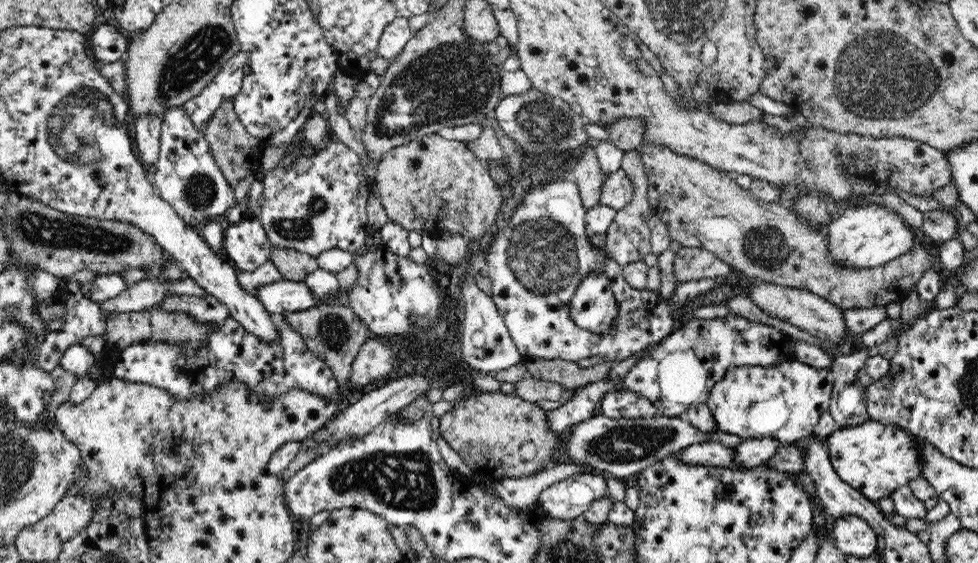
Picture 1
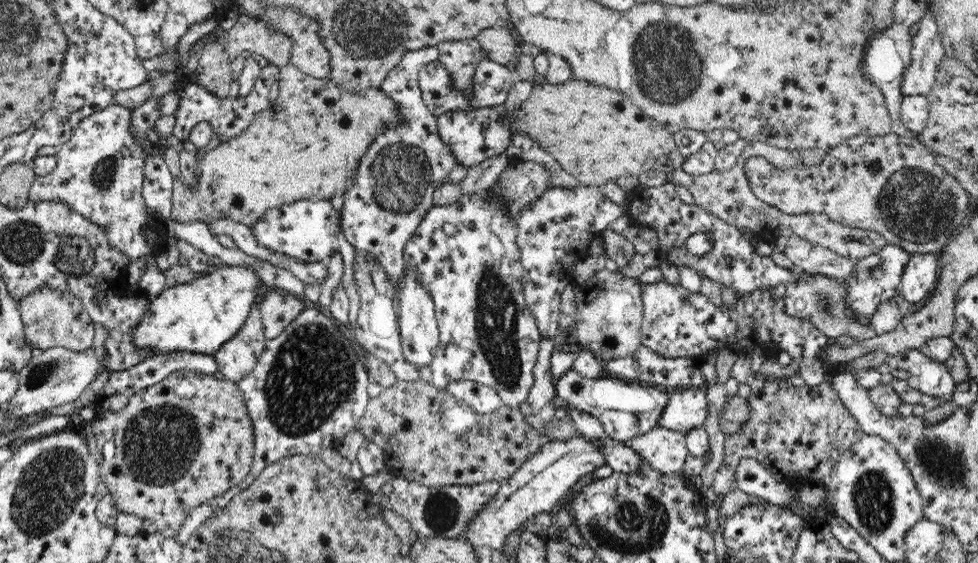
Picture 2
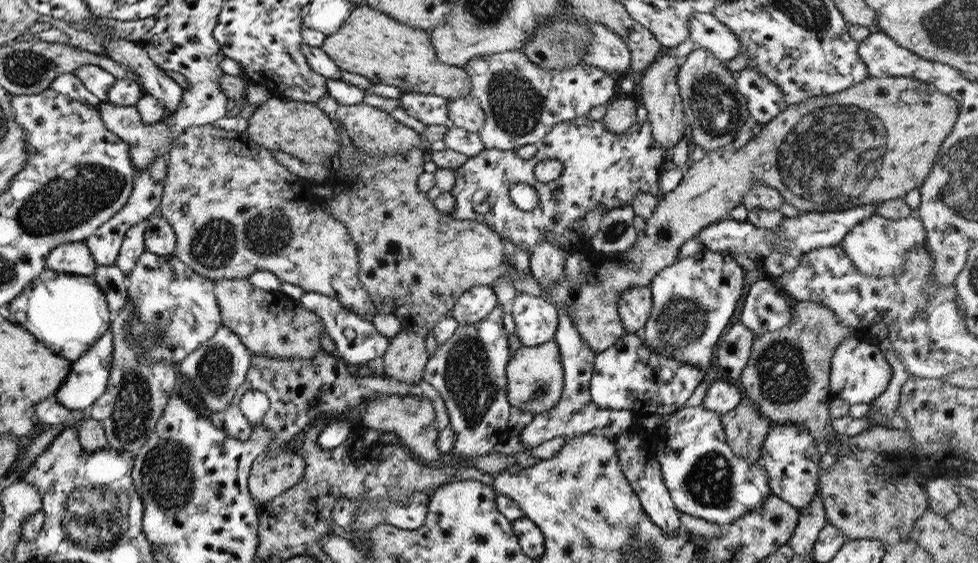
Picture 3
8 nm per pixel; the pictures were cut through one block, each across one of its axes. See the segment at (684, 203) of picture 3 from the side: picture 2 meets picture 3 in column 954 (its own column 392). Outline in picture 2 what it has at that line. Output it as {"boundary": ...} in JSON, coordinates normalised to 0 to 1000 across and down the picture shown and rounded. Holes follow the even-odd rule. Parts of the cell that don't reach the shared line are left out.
{"boundary":[[[299,112],[286,119],[285,151],[283,176],[263,202],[254,226],[243,242],[207,274],[207,284],[200,284],[200,330],[190,327],[185,313],[177,318],[177,364],[172,393],[208,391],[215,400],[223,387],[234,387],[256,403],[276,371],[309,353],[337,355],[344,345],[350,346],[370,277],[382,256],[388,234],[410,215],[407,187],[390,156],[359,163],[344,151],[336,137],[323,140],[316,135]]]}

